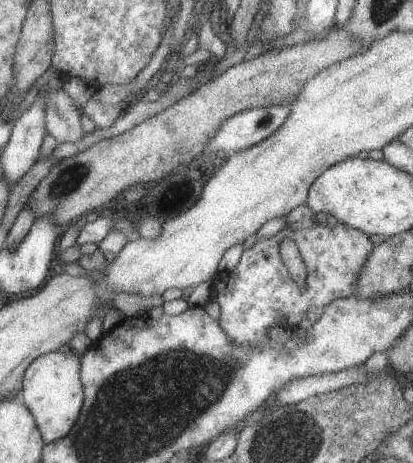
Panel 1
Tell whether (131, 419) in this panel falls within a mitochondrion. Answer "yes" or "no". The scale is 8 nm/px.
yes

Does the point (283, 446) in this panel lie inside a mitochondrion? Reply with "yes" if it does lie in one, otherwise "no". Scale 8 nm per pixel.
yes

